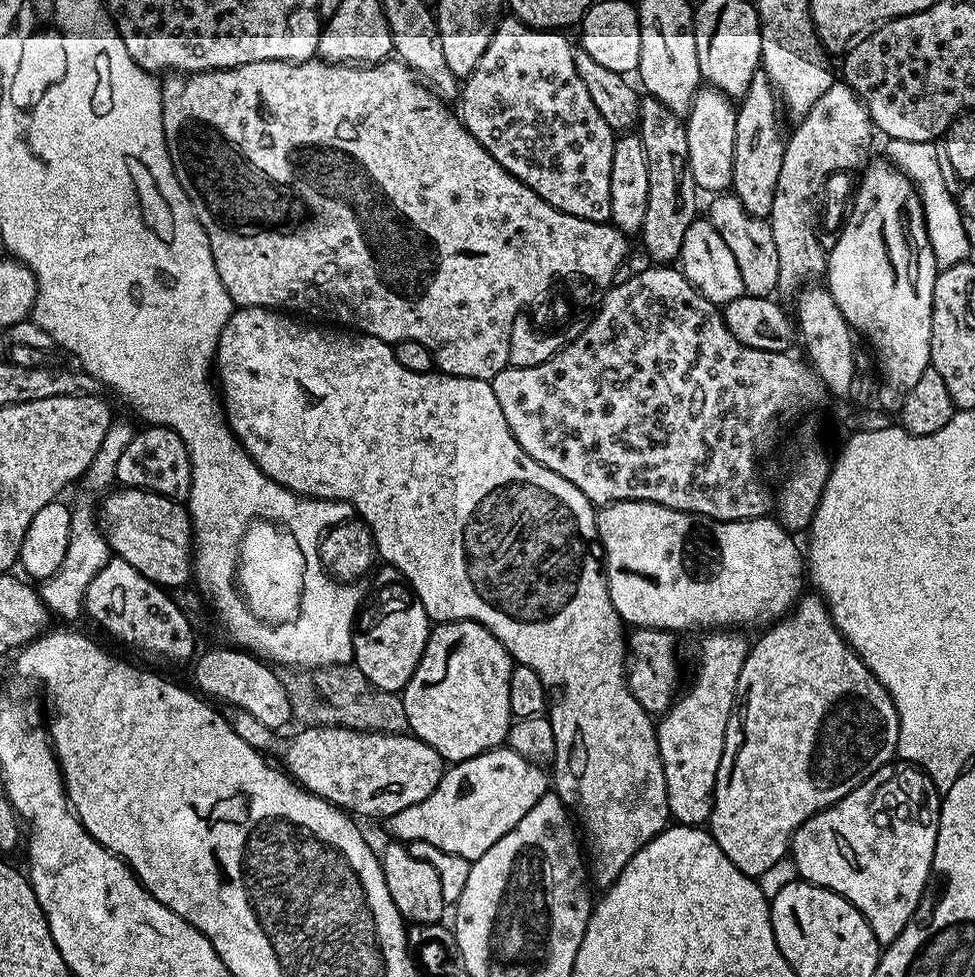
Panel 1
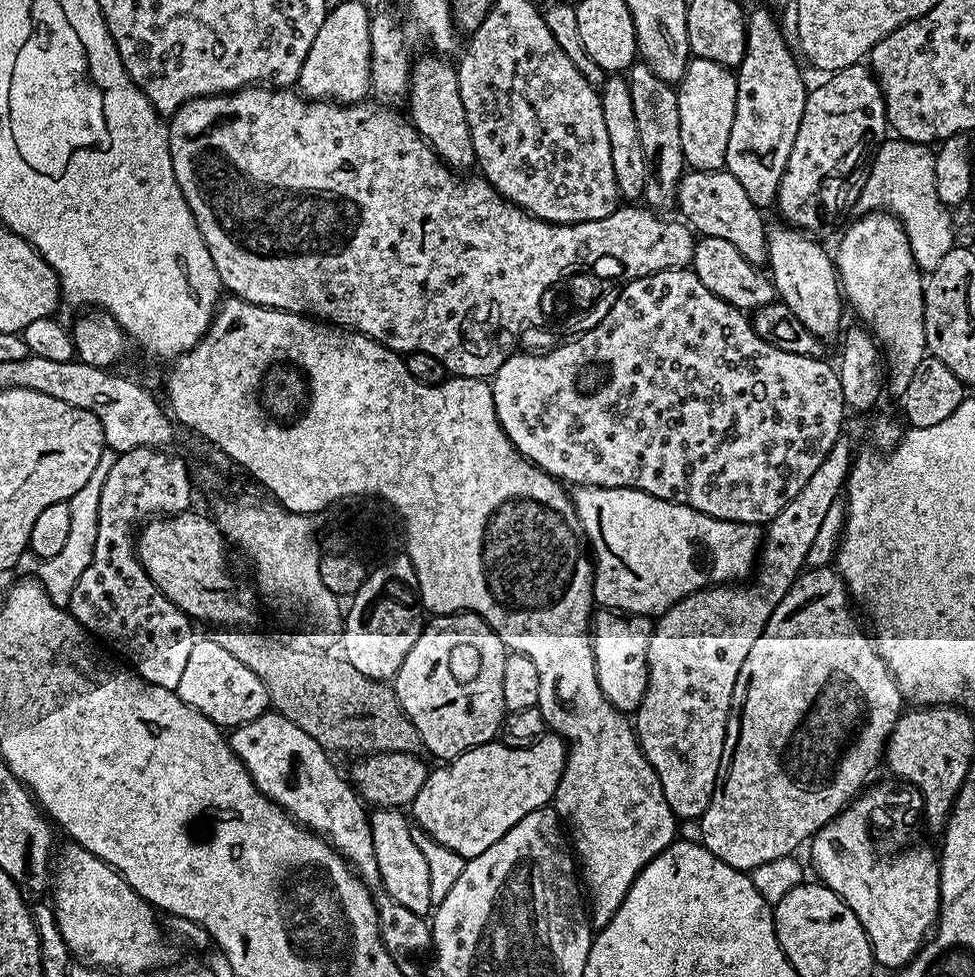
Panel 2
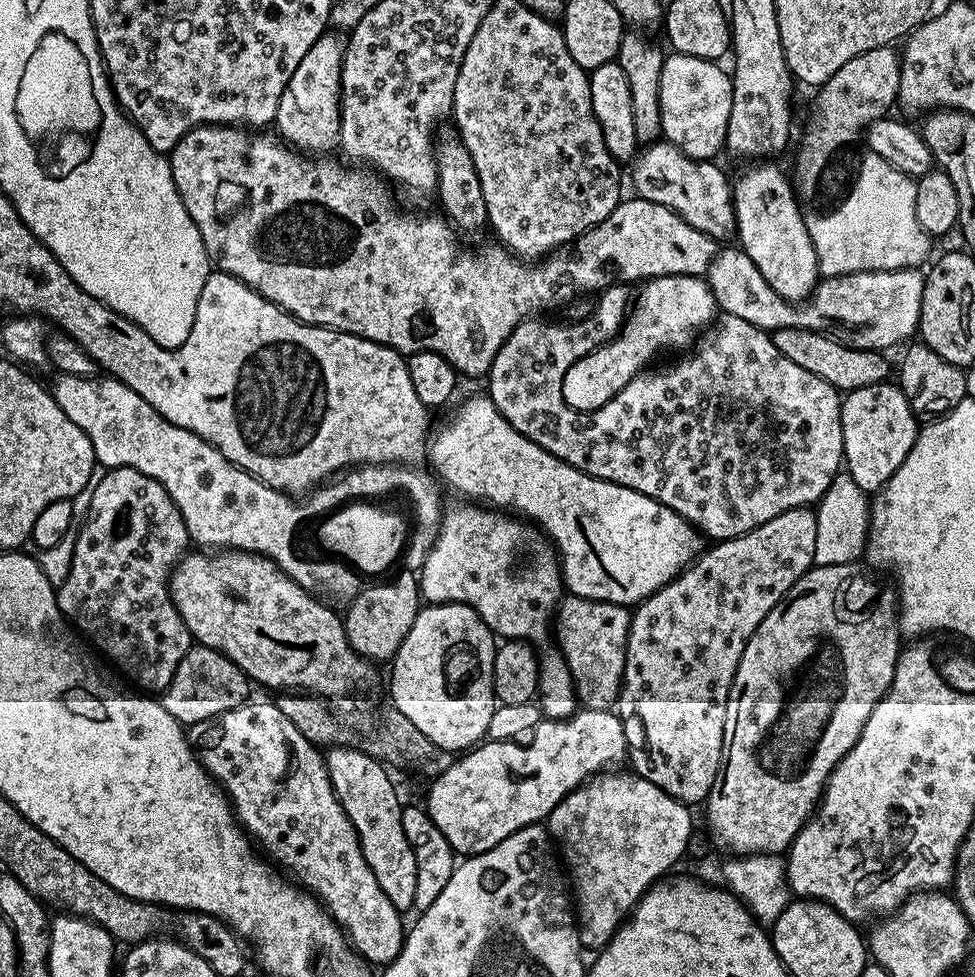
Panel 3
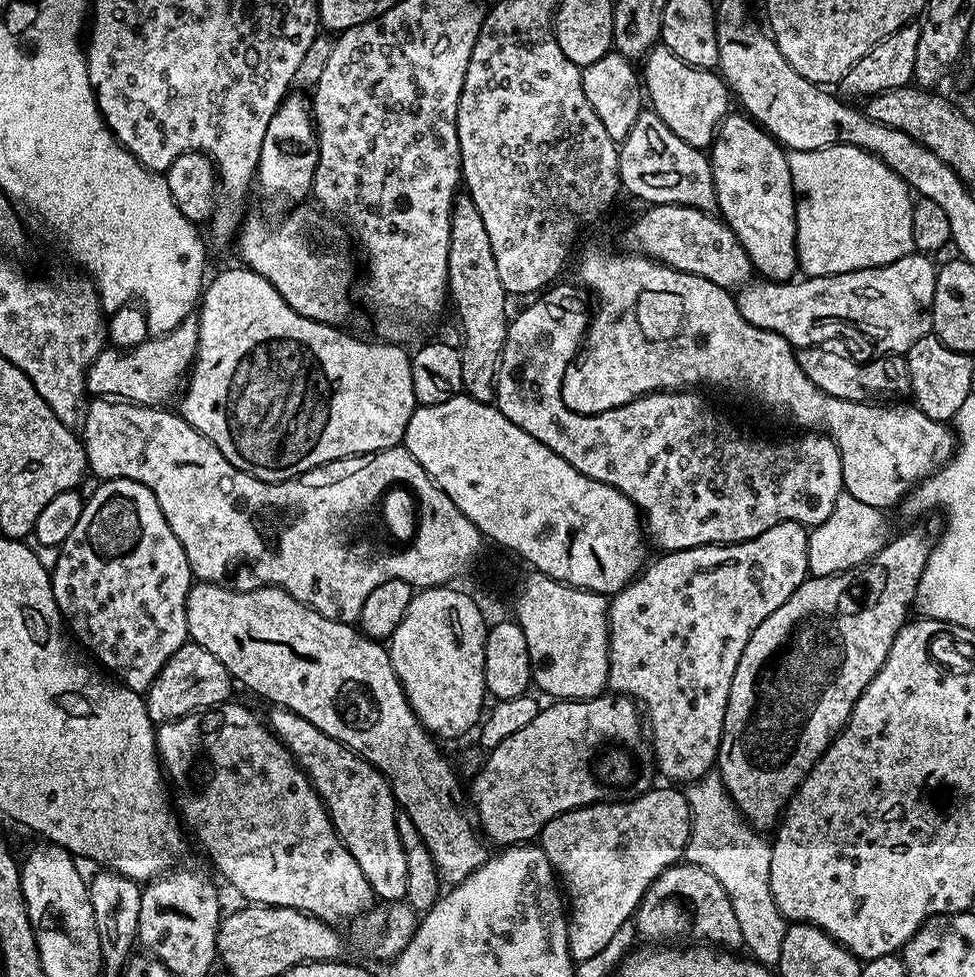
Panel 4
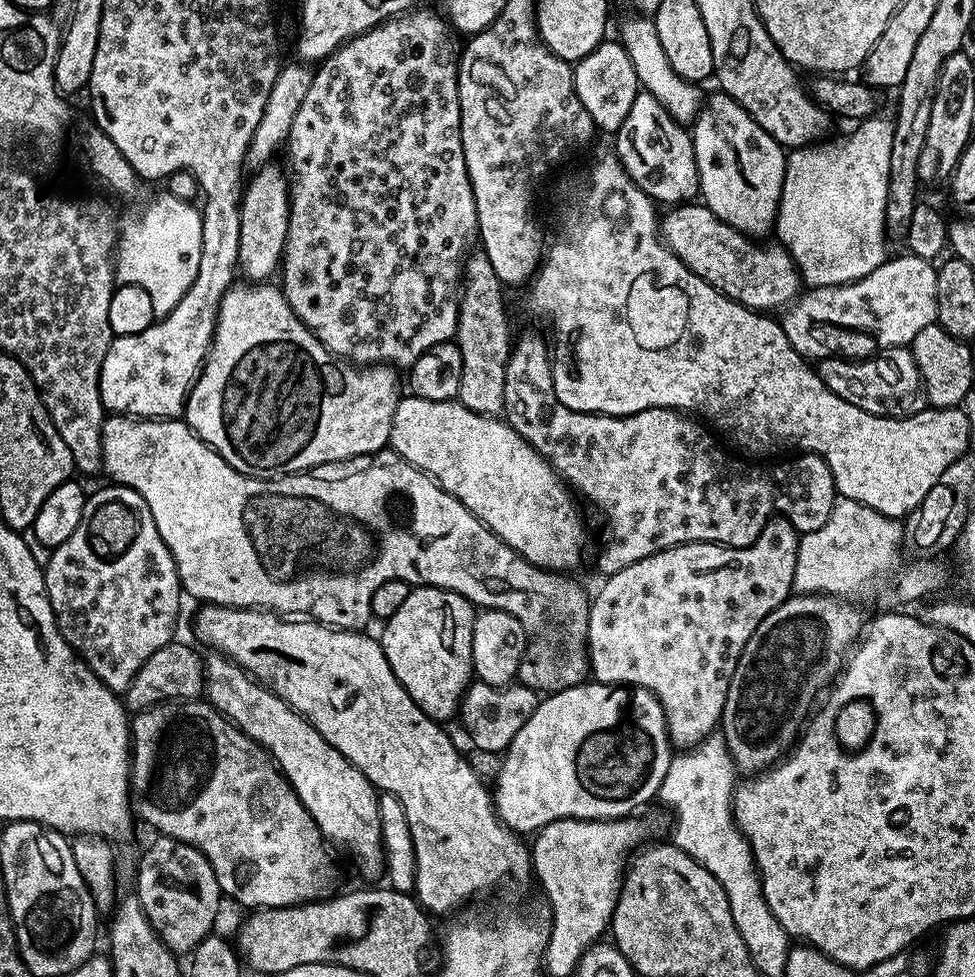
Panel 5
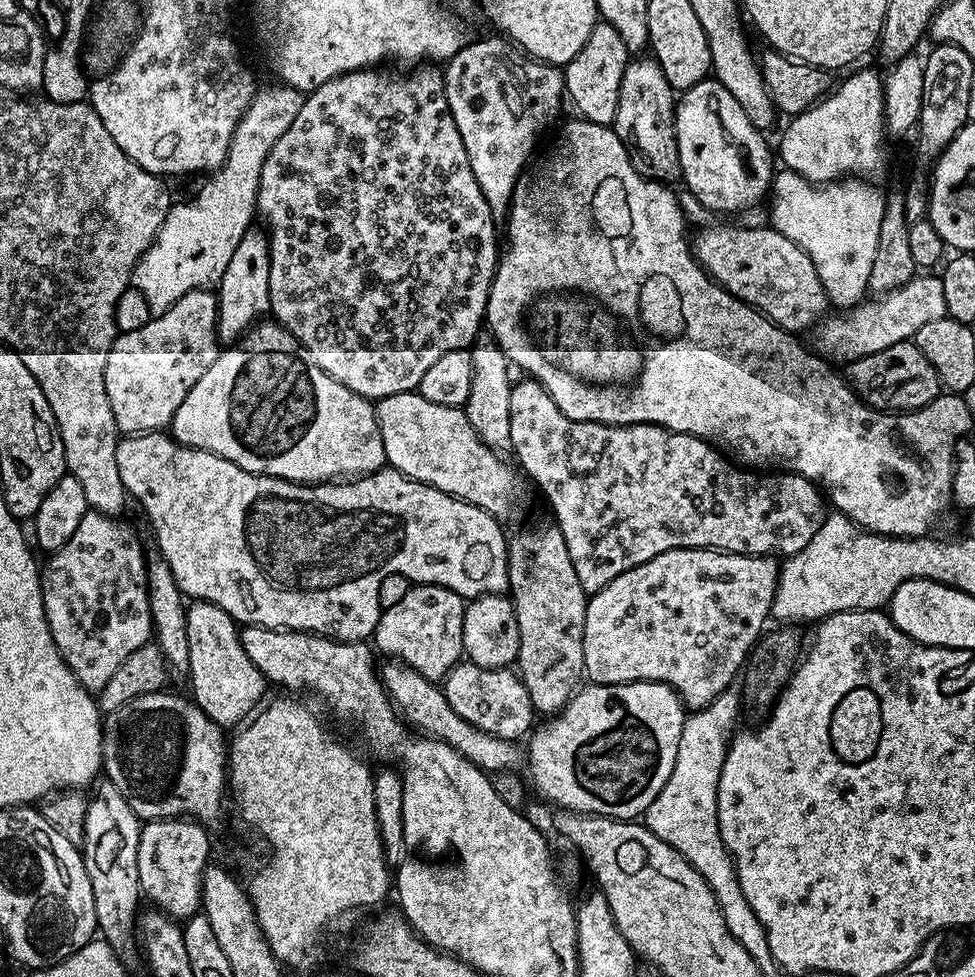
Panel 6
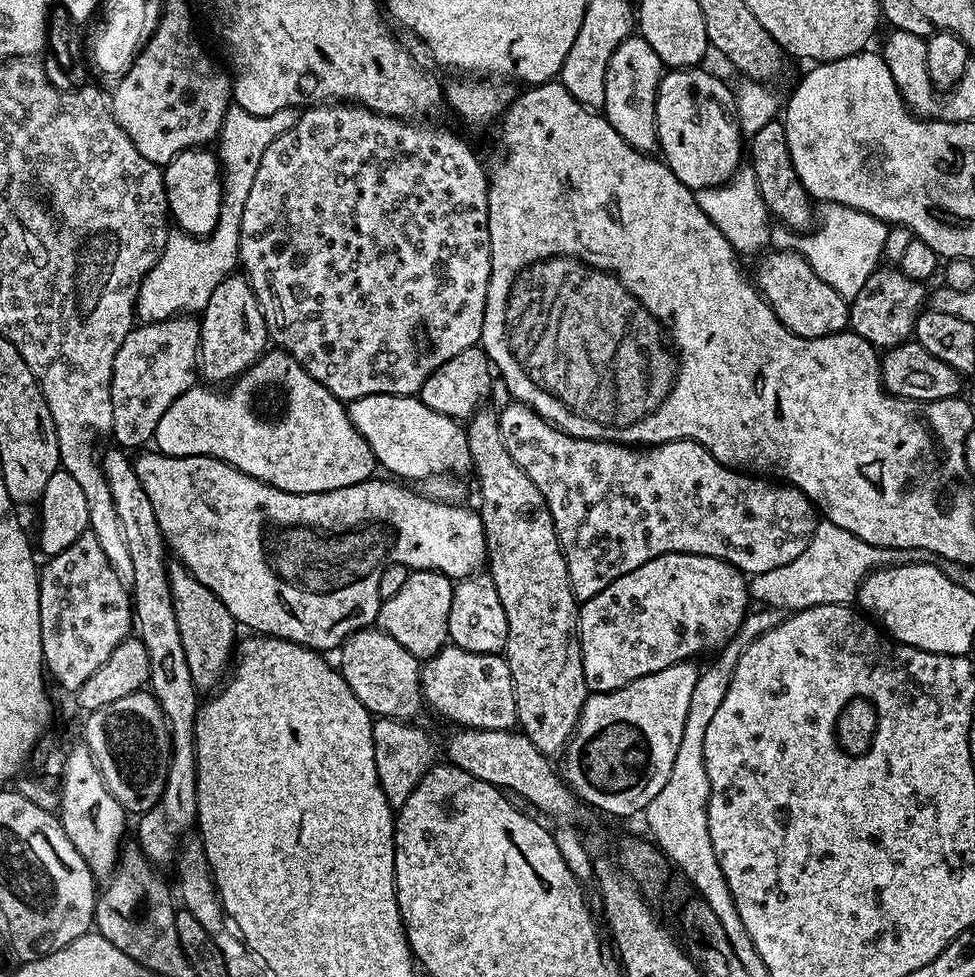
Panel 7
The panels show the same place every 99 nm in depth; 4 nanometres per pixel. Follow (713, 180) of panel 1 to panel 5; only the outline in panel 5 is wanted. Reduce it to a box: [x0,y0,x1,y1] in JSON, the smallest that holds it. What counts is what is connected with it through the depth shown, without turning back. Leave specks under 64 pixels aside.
[618,14,702,125]

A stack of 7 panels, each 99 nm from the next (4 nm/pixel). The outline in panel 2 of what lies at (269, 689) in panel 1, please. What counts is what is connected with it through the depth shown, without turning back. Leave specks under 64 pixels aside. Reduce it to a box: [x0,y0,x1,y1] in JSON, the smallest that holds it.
[175,638,270,730]

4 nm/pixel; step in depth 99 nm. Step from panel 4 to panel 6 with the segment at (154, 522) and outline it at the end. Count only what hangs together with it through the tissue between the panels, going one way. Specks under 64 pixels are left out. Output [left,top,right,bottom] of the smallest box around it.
[40,510,154,694]

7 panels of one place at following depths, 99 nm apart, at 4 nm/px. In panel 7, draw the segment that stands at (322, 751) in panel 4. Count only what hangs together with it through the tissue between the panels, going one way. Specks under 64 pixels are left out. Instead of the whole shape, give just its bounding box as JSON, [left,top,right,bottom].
[168,563,238,693]

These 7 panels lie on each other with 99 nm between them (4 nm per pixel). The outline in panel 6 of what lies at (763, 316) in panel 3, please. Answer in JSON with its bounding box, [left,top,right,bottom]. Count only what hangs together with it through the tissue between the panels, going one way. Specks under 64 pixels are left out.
[810,274,948,361]

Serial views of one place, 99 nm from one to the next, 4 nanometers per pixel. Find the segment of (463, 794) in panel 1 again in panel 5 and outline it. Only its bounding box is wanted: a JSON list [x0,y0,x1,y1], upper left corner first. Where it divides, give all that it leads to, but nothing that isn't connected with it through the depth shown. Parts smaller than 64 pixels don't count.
[494,682,674,834]

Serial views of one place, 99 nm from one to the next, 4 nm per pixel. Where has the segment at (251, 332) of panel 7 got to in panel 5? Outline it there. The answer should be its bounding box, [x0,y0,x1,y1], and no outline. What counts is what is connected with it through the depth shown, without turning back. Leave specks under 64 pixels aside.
[238,162,290,282]

